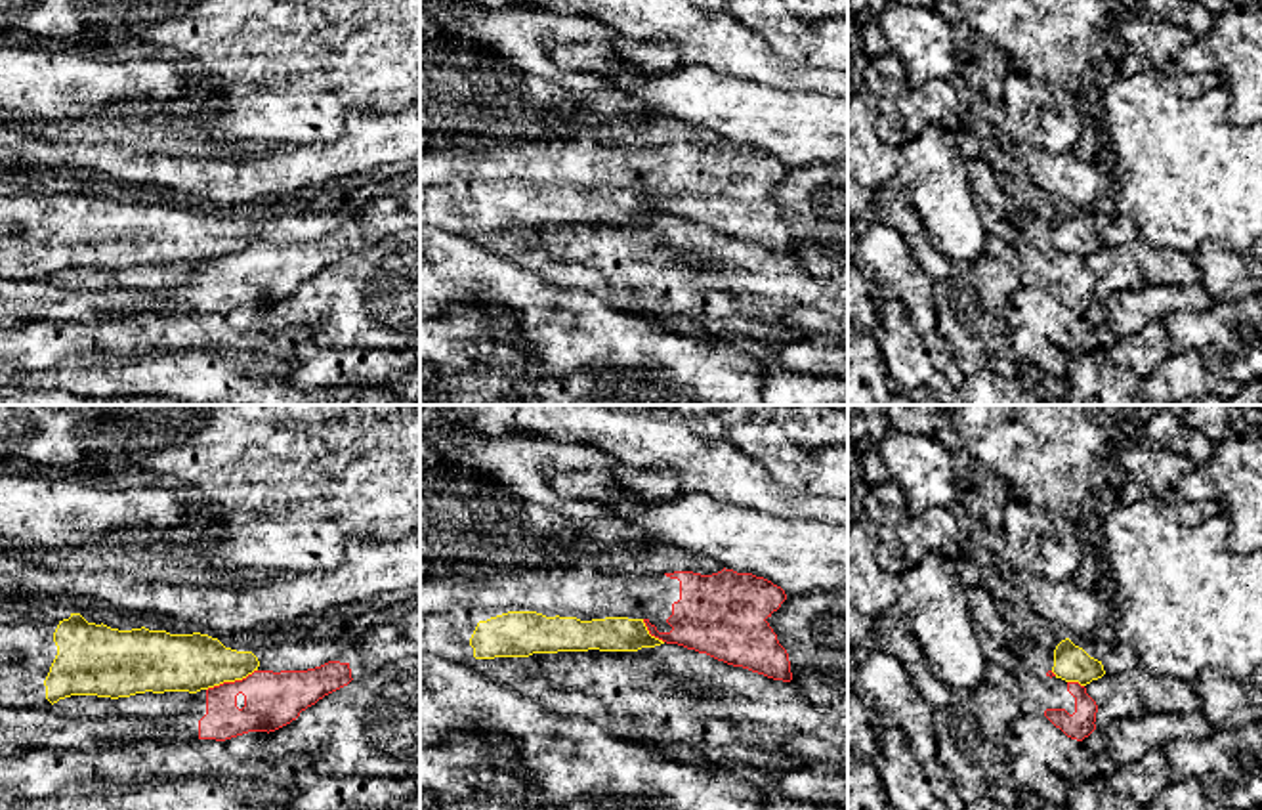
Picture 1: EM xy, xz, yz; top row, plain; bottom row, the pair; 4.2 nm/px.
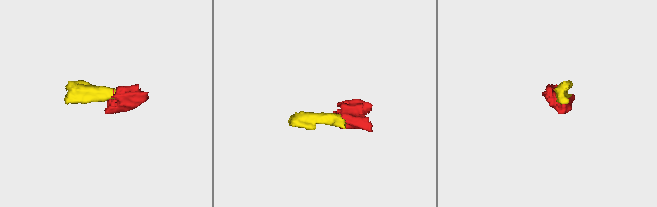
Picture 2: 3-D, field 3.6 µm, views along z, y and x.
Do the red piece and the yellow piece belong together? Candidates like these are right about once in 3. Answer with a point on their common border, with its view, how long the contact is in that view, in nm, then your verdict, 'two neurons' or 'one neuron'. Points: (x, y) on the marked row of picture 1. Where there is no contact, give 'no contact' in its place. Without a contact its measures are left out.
meets red in xy at (231, 682); contact 240 nm long; two neurons

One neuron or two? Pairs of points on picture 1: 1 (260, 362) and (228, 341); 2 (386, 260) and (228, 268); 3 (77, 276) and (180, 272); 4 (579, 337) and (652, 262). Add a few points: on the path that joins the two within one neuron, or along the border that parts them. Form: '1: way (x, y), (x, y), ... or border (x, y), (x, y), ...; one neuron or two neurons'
1: border (218, 350), (272, 354), (291, 363); two neurons
2: border (377, 241), (325, 266), (298, 287); two neurons
3: way (102, 279), (155, 277); one neuron
4: border (609, 304), (630, 312); two neurons

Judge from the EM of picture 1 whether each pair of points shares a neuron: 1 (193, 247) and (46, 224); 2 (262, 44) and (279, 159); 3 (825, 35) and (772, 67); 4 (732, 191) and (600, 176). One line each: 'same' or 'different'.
1: same
2: different
3: different
4: same

